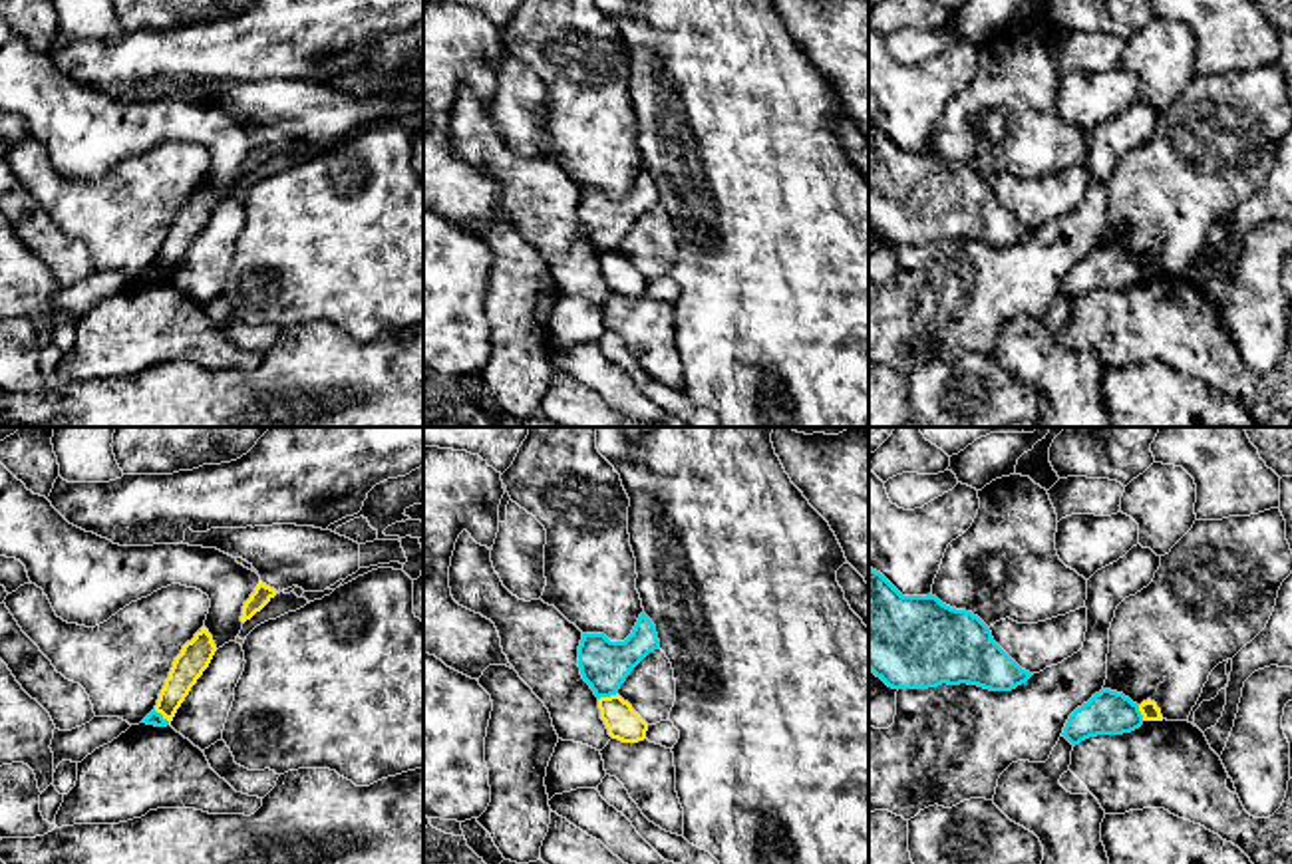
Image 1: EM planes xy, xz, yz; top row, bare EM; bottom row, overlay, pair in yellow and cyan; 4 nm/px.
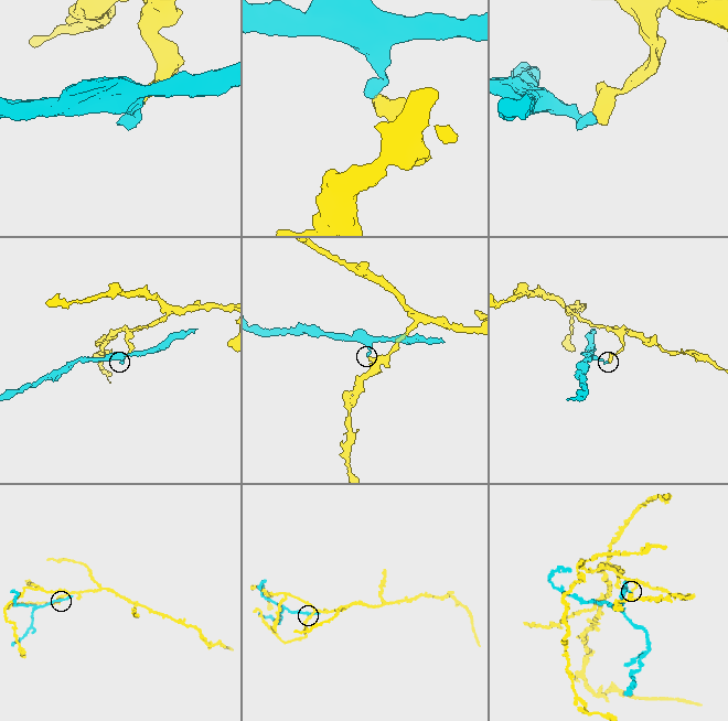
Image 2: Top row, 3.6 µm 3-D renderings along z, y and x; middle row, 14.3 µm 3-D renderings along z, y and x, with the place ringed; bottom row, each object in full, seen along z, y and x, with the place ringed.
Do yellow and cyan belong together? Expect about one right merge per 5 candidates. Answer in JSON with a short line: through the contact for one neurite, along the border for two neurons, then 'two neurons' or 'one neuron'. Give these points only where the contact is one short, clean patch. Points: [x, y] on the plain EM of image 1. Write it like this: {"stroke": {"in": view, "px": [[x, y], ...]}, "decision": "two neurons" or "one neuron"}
{"stroke": {"in": "xy", "px": [[154, 265], [169, 279]]}, "decision": "two neurons"}

